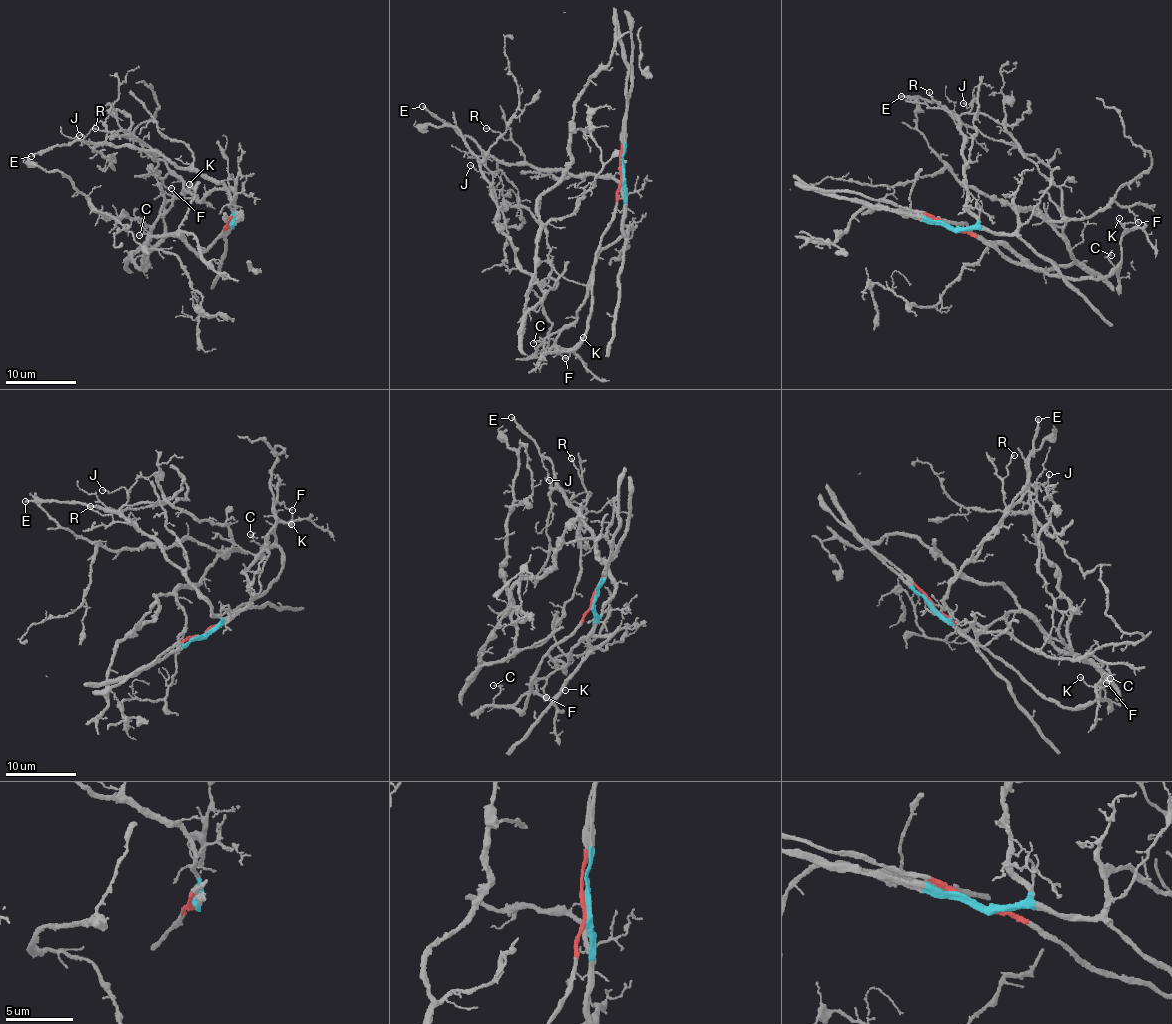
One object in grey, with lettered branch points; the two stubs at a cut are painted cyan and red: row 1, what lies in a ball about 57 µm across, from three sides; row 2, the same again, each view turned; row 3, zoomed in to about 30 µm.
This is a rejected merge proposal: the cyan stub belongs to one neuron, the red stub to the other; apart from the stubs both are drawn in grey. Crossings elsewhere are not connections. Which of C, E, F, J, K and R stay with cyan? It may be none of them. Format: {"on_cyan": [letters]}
{"on_cyan": ["E", "F", "J", "R"]}

